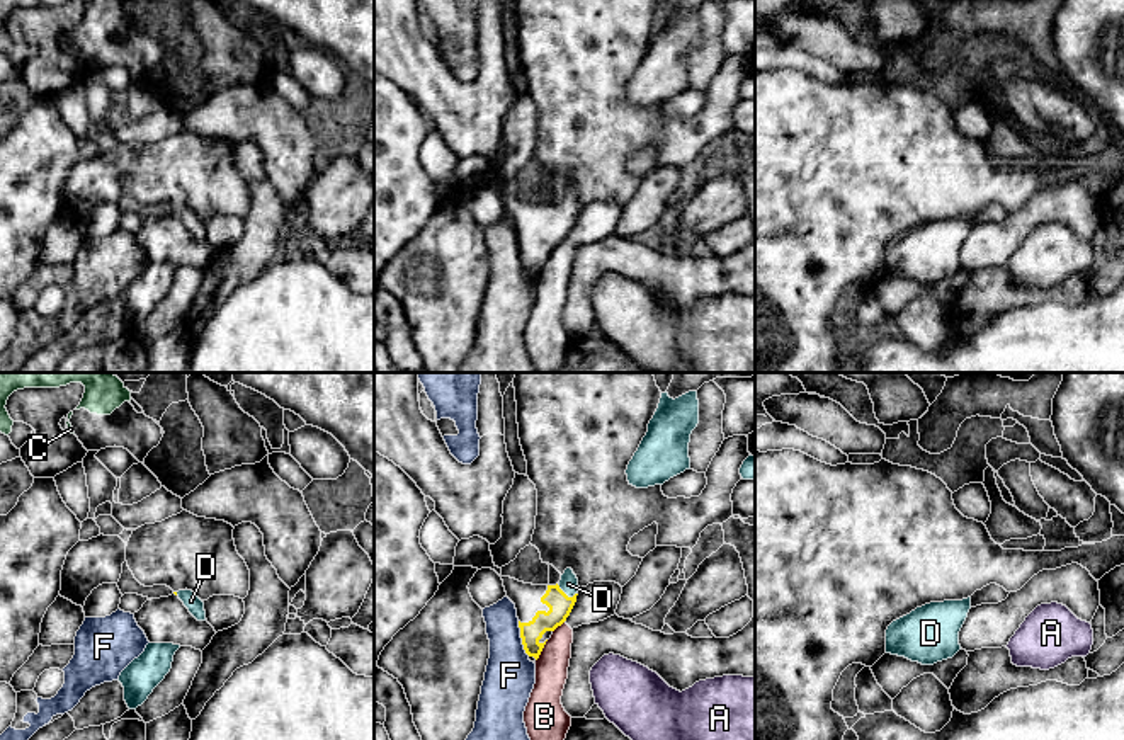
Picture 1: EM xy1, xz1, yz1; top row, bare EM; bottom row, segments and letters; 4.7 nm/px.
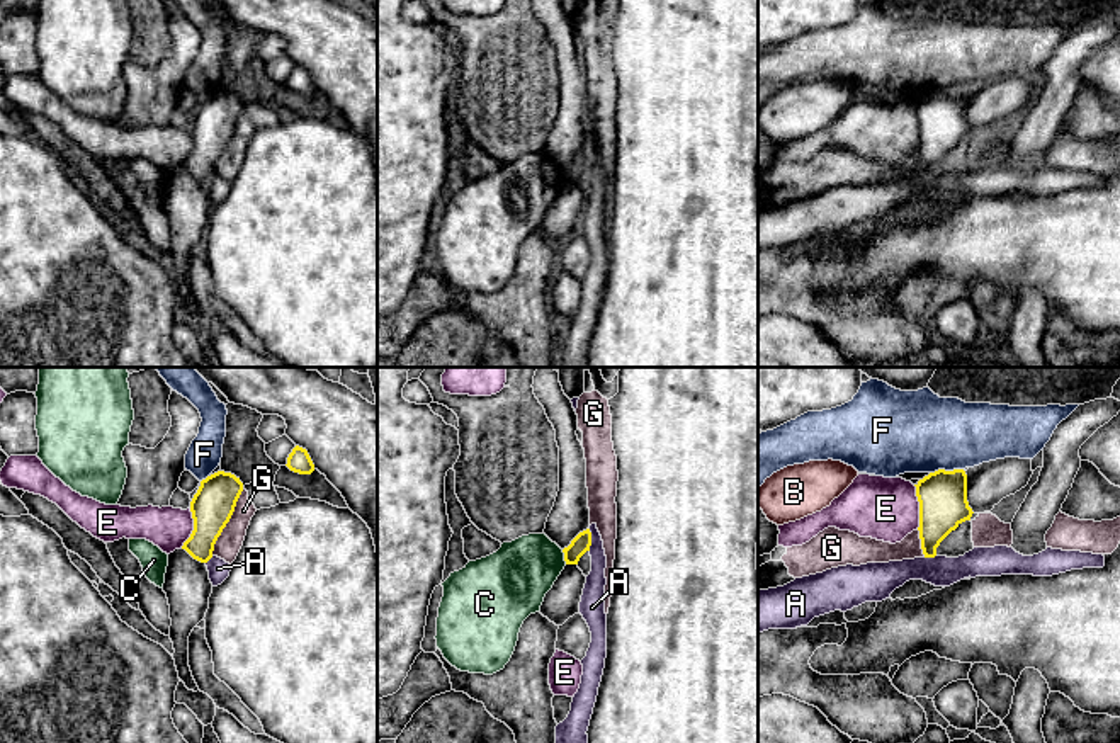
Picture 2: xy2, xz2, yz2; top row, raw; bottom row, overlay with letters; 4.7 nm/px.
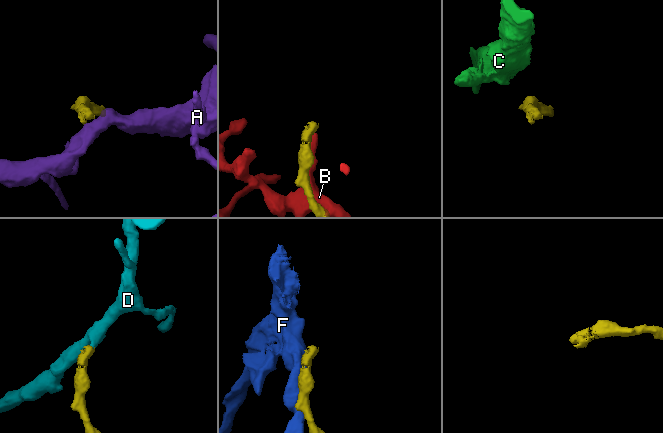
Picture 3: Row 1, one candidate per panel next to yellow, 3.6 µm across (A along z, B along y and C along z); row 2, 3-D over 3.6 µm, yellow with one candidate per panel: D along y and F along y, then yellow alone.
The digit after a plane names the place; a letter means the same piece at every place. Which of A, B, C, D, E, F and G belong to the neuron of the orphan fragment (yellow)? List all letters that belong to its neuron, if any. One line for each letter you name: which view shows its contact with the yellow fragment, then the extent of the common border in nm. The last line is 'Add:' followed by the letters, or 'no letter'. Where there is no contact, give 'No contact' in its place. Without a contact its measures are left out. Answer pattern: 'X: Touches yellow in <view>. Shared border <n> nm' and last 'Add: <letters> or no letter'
D: Touches yellow in xz1. Shared border 120 nm
Add: D

